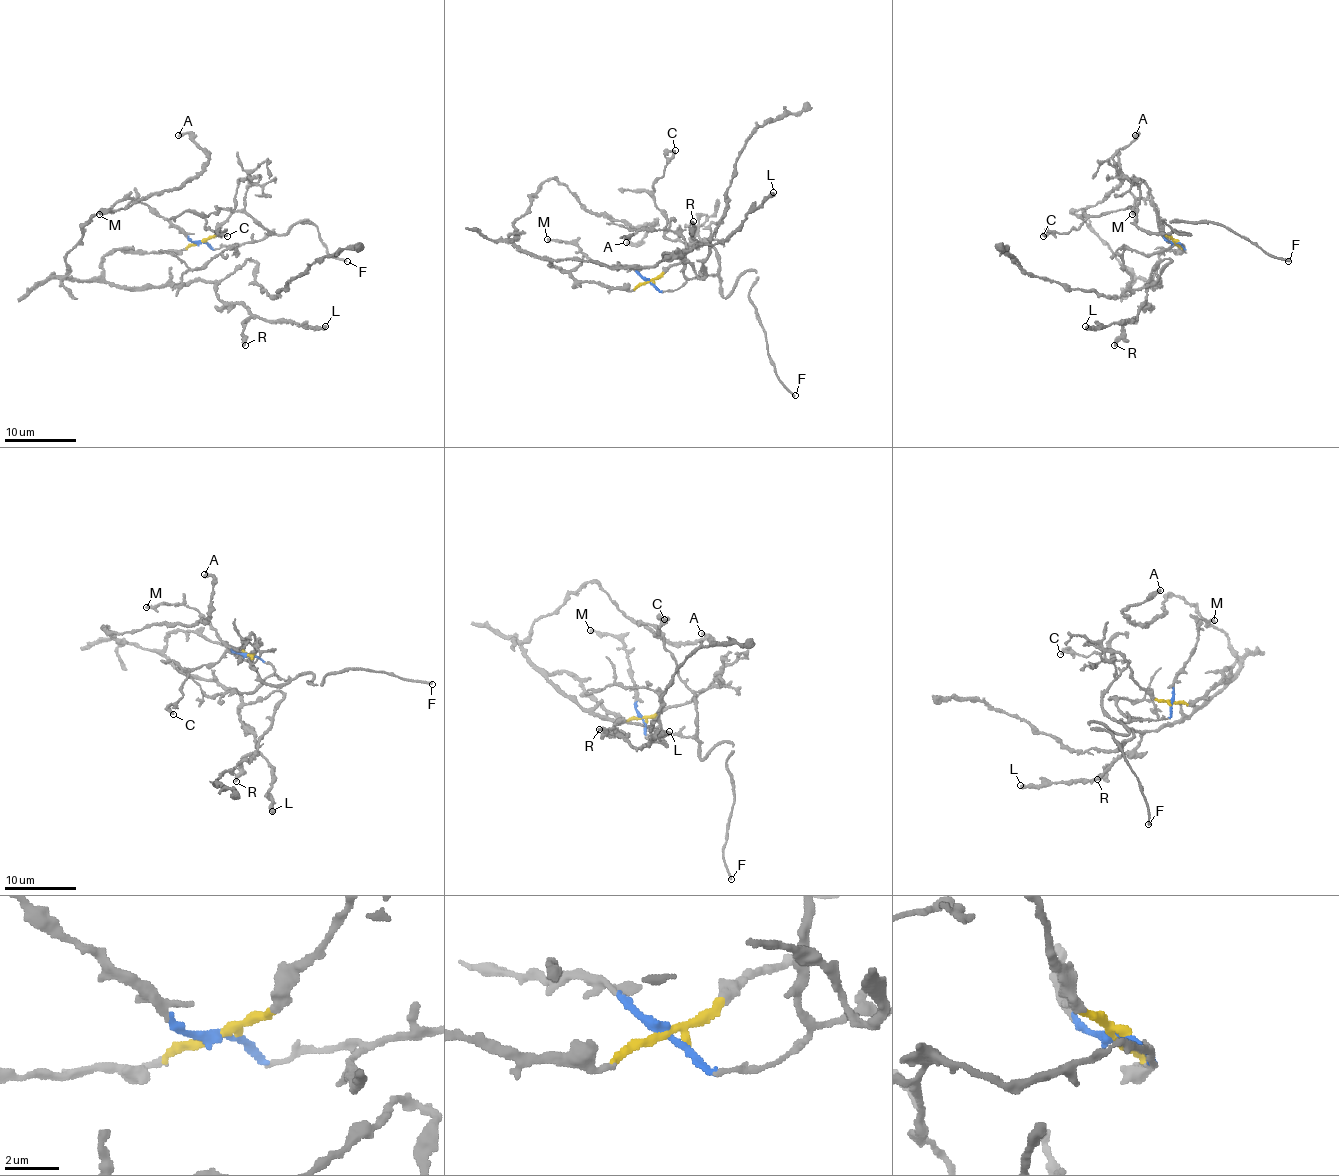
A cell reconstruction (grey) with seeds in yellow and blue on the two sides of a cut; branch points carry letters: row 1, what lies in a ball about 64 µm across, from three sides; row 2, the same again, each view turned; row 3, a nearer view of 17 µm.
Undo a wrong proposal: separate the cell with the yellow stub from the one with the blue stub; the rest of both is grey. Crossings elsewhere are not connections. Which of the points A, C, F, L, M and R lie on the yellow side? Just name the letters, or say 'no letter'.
A, L, R

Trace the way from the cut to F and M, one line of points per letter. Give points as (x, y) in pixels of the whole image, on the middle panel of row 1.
F: (648, 281), (668, 290), (715, 274), (725, 296), (754, 271), (749, 301), (770, 364), (795, 396)
M: (648, 281), (632, 269), (598, 265), (575, 246), (546, 238)

